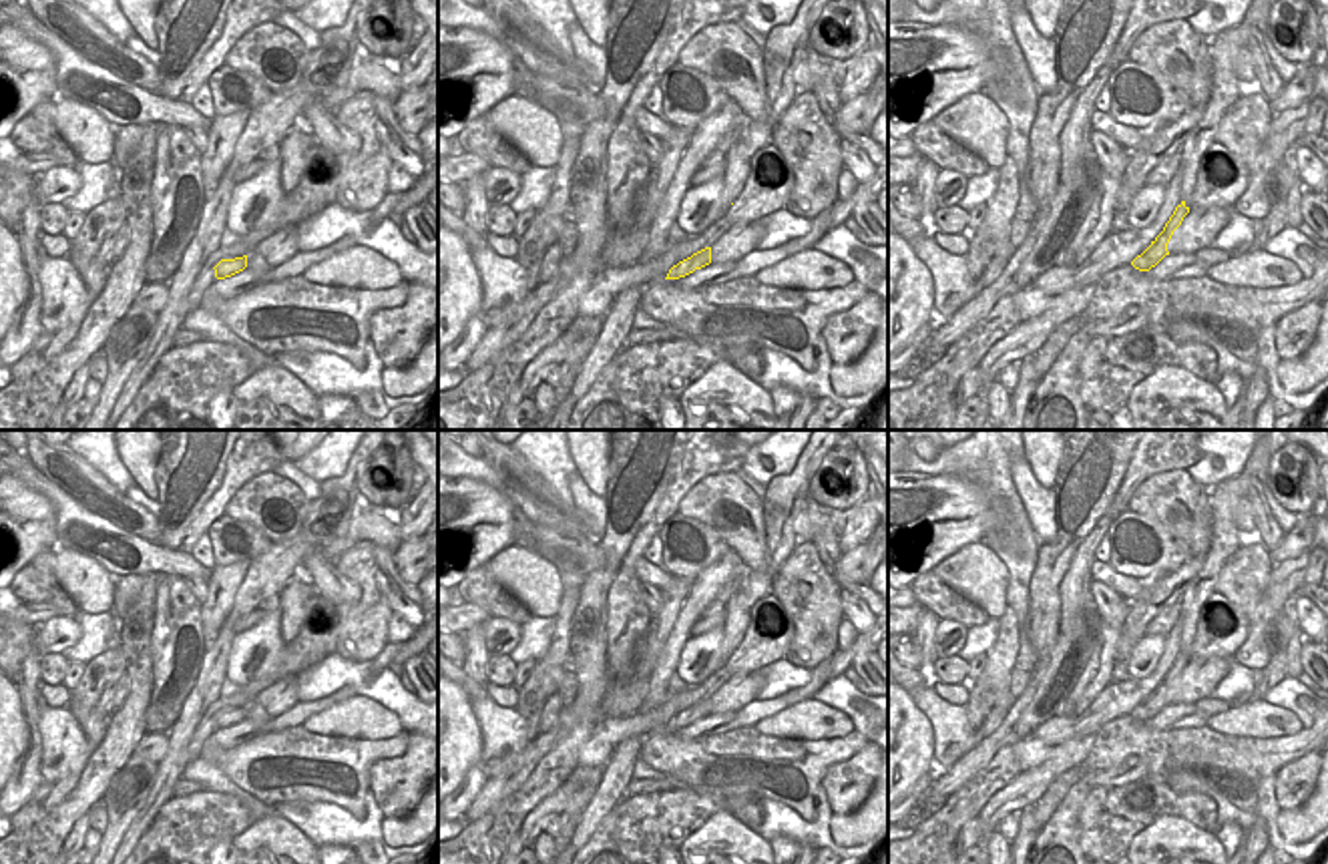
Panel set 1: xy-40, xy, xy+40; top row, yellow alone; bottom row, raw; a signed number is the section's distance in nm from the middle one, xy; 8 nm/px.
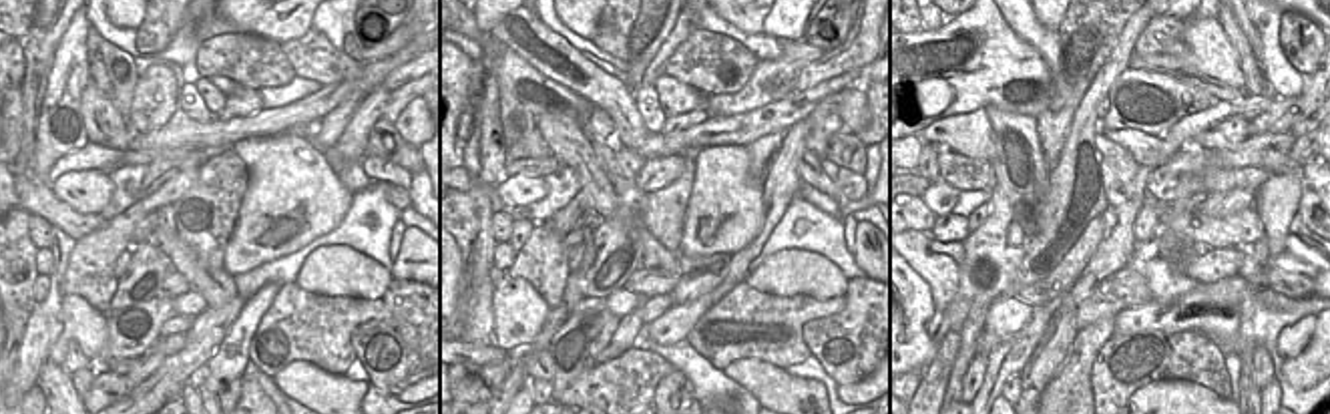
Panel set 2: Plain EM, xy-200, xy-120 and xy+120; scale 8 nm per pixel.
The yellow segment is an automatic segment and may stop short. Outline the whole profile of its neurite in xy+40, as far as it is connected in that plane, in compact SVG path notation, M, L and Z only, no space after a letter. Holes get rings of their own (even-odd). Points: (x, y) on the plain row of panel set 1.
M1195 577L1185 587L1177 621L1165 639L1165 643L1169 643L1173 647L1177 657L1175 657L1173 665L1169 667L1169 671L1165 673L1163 681L1151 691L1151 695L1141 705L1137 705L1131 711L1131 715L1135 719L1149 721L1165 705L1169 705L1167 693L1169 693L1173 681L1181 675L1183 667L1189 663L1189 647L1195 637L1199 609L1207 601L1207 597L1209 595L1199 577Z

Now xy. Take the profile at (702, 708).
M705 697L697 703L693 703L691 707L679 711L677 715L673 715L665 729L685 727L685 725L693 723L695 719L701 719L709 713L711 713L711 697Z

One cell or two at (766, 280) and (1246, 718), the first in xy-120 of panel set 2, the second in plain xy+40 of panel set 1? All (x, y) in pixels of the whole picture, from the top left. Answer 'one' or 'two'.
one

